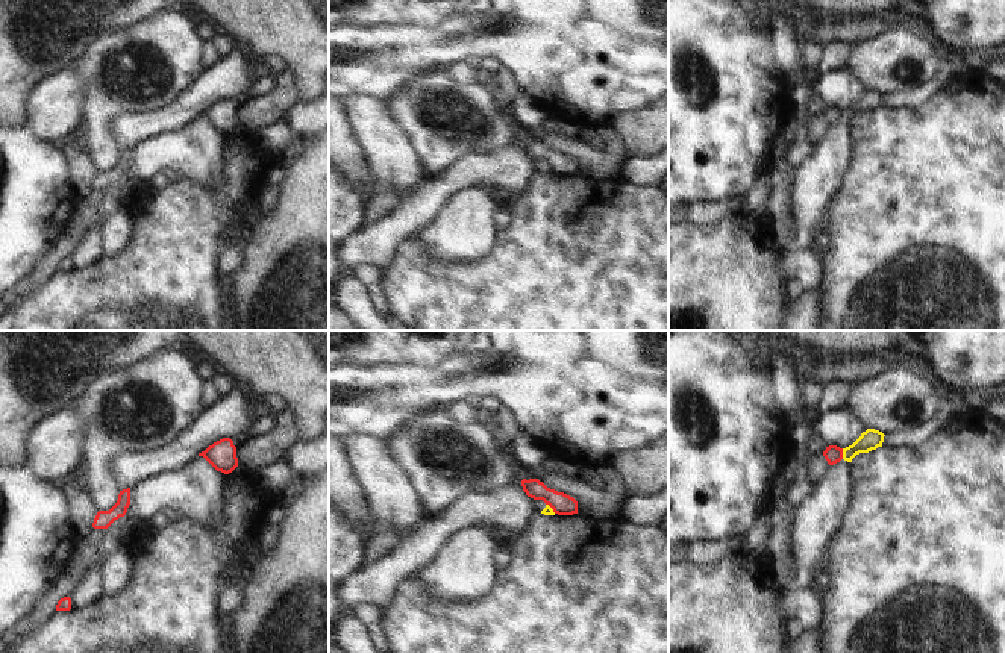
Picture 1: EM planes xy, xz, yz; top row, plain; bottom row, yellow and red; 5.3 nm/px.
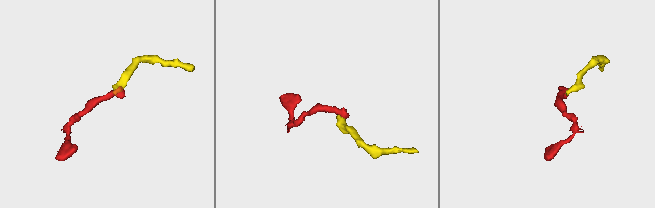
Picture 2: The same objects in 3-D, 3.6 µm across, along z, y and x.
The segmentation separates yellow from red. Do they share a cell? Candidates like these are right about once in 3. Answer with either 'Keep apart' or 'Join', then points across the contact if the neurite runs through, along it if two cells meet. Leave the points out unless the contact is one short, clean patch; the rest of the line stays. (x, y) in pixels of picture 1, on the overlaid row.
Keep apart. Boundary: yz (842, 449), (843, 458).

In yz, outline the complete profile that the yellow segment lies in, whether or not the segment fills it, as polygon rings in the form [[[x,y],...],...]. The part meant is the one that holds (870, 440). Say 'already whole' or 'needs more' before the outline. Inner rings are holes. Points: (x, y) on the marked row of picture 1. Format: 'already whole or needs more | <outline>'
needs more | [[[867,429],[849,447],[843,459],[829,467],[812,495],[805,498],[791,515],[791,556],[794,564],[793,588],[812,586],[816,573],[825,568],[828,547],[843,524],[852,501],[852,459],[882,447],[884,433]]]

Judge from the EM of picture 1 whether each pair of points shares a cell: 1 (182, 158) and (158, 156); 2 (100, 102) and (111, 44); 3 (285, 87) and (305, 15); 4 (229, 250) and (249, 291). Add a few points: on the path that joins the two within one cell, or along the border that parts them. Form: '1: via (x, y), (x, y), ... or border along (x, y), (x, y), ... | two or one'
1: via (176, 156), (164, 156) | one
2: via (100, 88), (97, 74), (100, 58) | one
3: border along (285, 68), (293, 81), (297, 100) | two
4: border along (240, 244), (241, 264), (225, 279) | two

